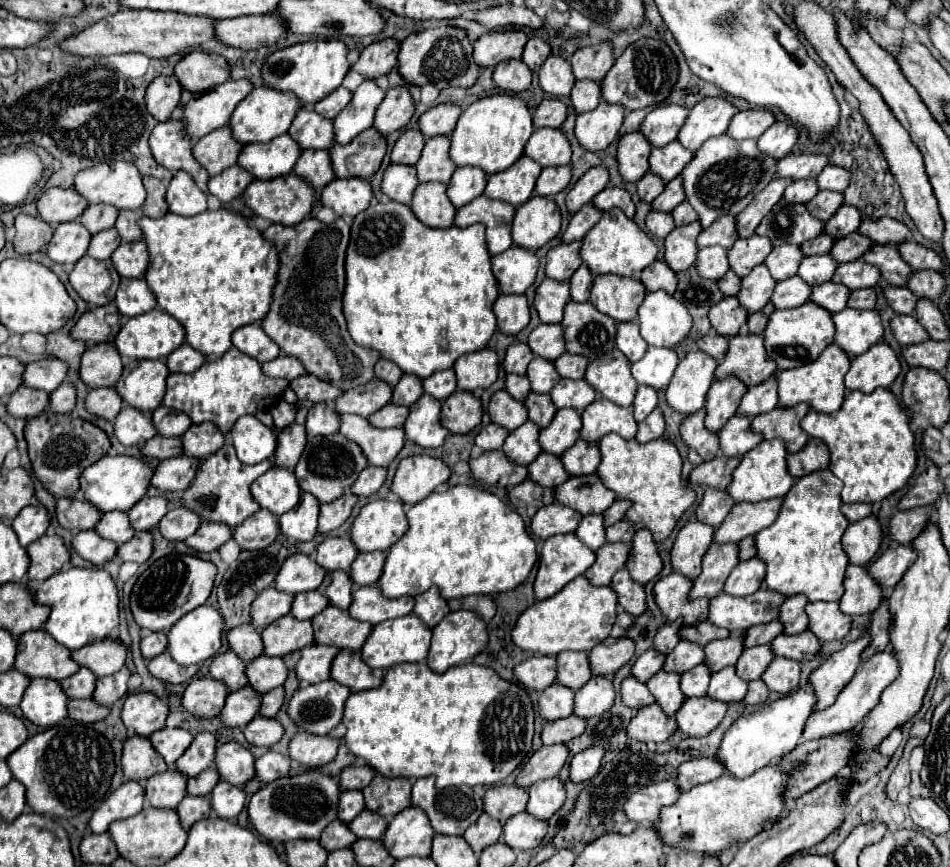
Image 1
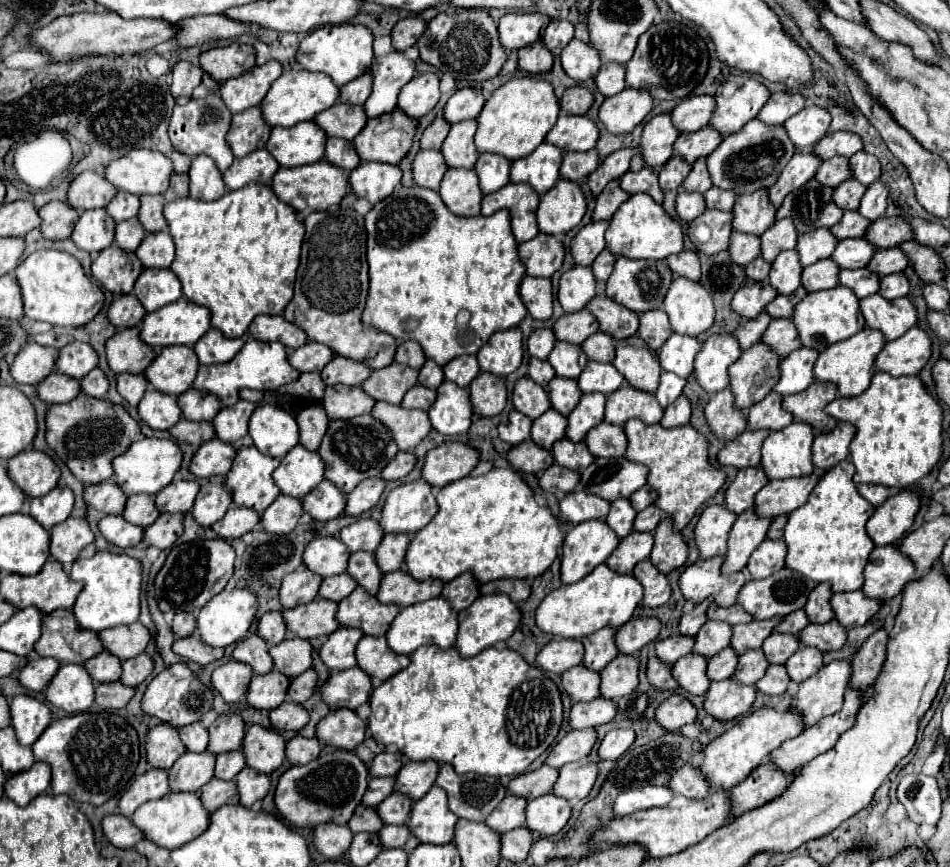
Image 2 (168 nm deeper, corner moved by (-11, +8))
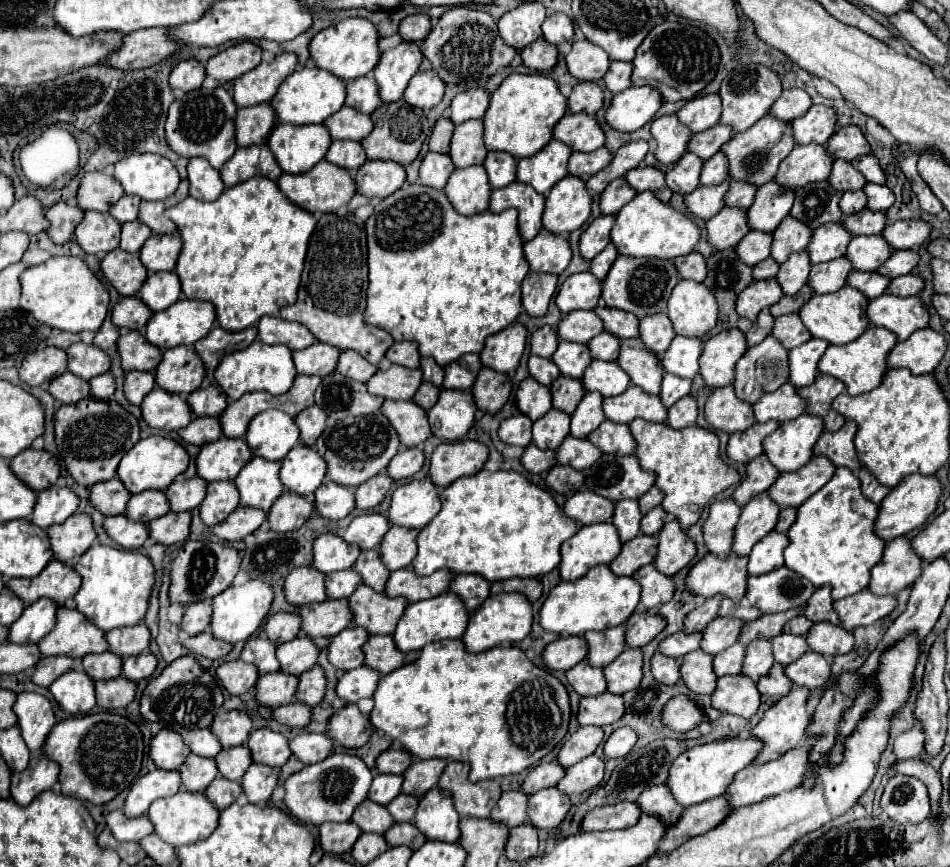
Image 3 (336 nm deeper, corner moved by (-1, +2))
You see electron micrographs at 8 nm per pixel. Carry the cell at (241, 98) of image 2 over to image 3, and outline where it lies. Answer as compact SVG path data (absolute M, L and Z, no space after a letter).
M294 53L276 55L272 61L262 61L258 67L234 81L232 95L238 107L258 105L276 95L282 81L294 73L298 57Z

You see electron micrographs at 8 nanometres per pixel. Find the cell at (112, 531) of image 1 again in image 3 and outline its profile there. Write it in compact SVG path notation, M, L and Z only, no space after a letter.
M148 489L148 491L136 493L136 495L130 497L126 515L132 521L148 523L148 521L152 521L156 517L162 517L168 511L170 511L170 505L168 505L168 499L164 497L164 491Z

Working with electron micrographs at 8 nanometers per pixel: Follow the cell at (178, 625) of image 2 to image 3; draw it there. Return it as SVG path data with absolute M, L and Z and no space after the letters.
M198 601L198 603L192 603L192 605L186 607L186 613L184 613L180 627L188 635L198 635L198 633L208 629L210 621L212 621L212 605Z

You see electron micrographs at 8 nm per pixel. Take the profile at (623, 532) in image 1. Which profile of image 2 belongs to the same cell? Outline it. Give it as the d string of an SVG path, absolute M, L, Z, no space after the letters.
M650 505L648 509L644 509L644 511L640 511L640 513L636 515L636 519L634 519L634 529L636 529L636 531L654 531L660 519L662 519L662 511L660 511L658 507Z

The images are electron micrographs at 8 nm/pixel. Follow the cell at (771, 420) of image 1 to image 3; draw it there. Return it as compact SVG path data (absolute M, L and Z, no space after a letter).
M820 373L812 385L800 387L798 393L800 393L800 397L804 397L808 401L806 413L824 417L826 431L838 431L844 425L846 419L832 409L832 401L840 393L844 393L844 383L842 381L836 381L834 377L828 377L824 373Z

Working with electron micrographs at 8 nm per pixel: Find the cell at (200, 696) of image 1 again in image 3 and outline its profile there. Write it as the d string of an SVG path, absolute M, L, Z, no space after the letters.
M226 661L218 667L216 677L218 681L224 685L224 689L230 695L242 695L248 689L252 689L258 681L258 669L252 663L244 663L244 661Z

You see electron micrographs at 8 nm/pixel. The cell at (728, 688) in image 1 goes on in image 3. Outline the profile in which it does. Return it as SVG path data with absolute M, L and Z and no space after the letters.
M756 639L748 645L748 653L744 657L742 673L748 675L750 679L758 681L762 675L766 675L770 671L772 663L774 663L772 643L768 639Z

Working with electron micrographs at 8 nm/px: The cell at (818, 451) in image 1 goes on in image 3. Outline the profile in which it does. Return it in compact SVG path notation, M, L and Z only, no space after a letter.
M848 419L842 429L822 433L814 445L814 455L828 457L836 467L848 467L856 471L860 467L860 461L856 461L856 447L854 447L856 429L858 425Z

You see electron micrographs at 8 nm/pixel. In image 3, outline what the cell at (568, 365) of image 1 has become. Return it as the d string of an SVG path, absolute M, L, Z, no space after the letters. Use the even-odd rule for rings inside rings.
M600 333L598 337L594 337L588 347L592 351L592 357L594 359L602 359L602 361L614 361L618 355L620 355L620 339L614 341L614 335L612 333ZM616 353L616 357L614 357Z

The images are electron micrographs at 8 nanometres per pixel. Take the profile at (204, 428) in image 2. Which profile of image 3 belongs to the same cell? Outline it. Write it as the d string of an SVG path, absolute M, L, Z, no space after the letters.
M196 417L188 427L180 429L178 433L186 443L194 443L194 445L206 445L222 437L218 417Z

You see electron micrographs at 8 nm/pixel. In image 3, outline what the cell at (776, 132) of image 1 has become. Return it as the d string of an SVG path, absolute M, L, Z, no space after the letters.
M812 105L806 115L792 121L794 139L800 145L824 145L836 131L836 111L828 105Z

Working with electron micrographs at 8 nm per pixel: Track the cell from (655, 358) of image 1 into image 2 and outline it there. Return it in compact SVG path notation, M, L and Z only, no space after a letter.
M672 333L658 351L658 361L664 371L672 371L678 377L688 377L694 371L694 357L700 351L700 343L694 337Z

